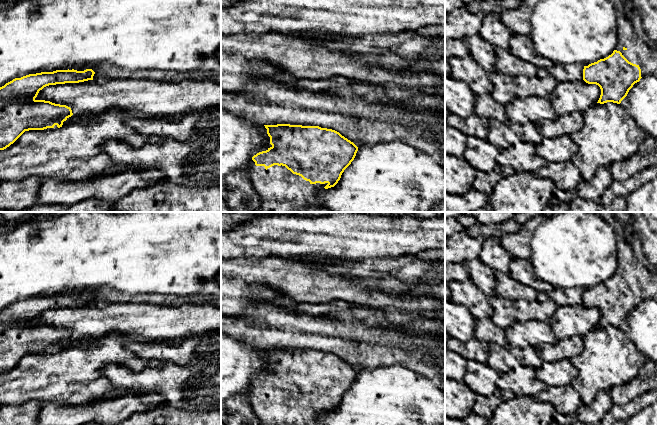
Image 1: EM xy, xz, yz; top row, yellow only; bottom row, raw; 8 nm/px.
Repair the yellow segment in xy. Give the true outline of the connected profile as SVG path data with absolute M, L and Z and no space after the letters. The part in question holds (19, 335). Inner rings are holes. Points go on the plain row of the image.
M92 293L56 294L15 302L0 311L0 374L13 368L25 355L62 351L73 339L70 331L36 324L44 311L93 304Z

